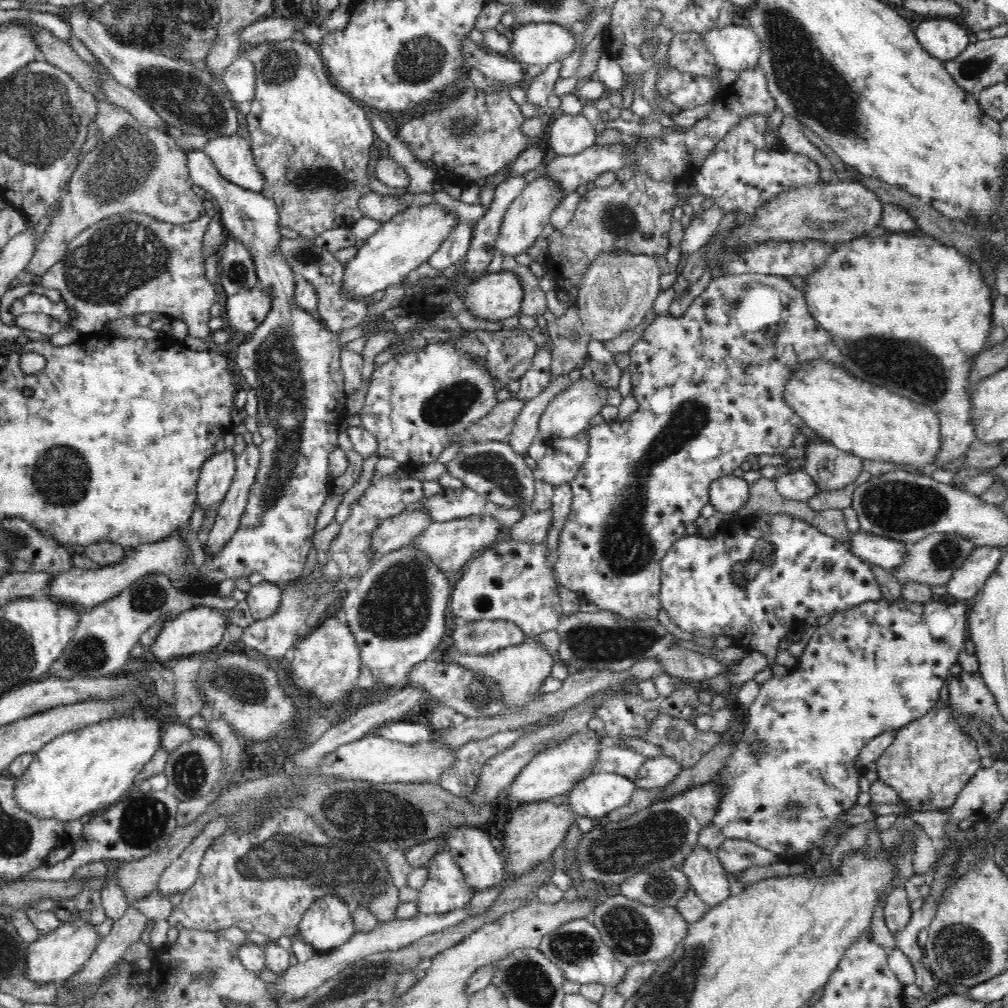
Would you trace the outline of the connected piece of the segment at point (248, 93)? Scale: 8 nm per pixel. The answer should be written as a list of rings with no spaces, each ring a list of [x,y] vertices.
[[[246,55],[236,56],[233,64],[226,68],[222,81],[235,103],[252,102],[255,95],[256,75],[254,64],[246,58]]]

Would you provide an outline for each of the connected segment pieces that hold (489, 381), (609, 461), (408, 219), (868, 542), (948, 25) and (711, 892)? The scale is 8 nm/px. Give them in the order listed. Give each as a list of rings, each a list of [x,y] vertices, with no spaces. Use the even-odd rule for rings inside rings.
[[[428,344],[420,350],[397,354],[381,367],[375,366],[364,407],[359,412],[363,428],[378,440],[380,458],[392,458],[400,465],[429,464],[456,436],[464,434],[480,418],[490,414],[500,404],[495,397],[498,383],[487,371],[482,360],[473,360],[469,354],[460,354],[451,344]]]
[[[744,272],[744,274],[724,274],[720,278],[713,278],[704,292],[697,296],[681,317],[672,315],[657,316],[643,332],[642,338],[628,352],[631,363],[629,371],[632,382],[631,395],[638,401],[638,410],[630,414],[623,422],[614,421],[604,423],[589,430],[589,457],[571,480],[572,510],[568,514],[568,521],[562,530],[558,543],[556,558],[556,581],[578,594],[590,604],[596,604],[600,609],[612,611],[622,615],[624,619],[657,619],[660,610],[661,562],[672,545],[686,536],[686,527],[700,516],[700,510],[709,503],[709,488],[713,480],[731,475],[739,467],[746,467],[746,458],[751,454],[783,455],[793,447],[794,439],[804,427],[800,416],[792,411],[785,400],[787,383],[802,364],[812,360],[828,360],[838,368],[844,368],[844,357],[840,348],[832,339],[832,335],[824,330],[812,318],[808,309],[806,297],[800,288],[796,288],[781,276],[762,275]]]
[[[432,202],[427,205],[411,206],[404,209],[401,213],[393,216],[388,222],[382,223],[379,229],[365,240],[365,244],[357,248],[356,256],[346,262],[344,274],[342,276],[342,293],[346,298],[350,297],[372,297],[378,290],[386,290],[391,286],[397,286],[405,278],[413,278],[413,271],[422,266],[427,260],[440,248],[440,245],[448,234],[454,230],[454,226],[460,222],[460,219],[453,213],[448,213],[444,206],[438,202]]]
[[[858,530],[850,536],[849,550],[865,563],[892,571],[903,565],[909,544]]]
[[[934,17],[921,22],[914,34],[925,52],[940,61],[954,60],[969,46],[969,35],[958,18]]]
[[[698,843],[684,859],[682,871],[687,875],[691,888],[708,909],[718,906],[735,893],[735,886],[730,882],[717,853]]]

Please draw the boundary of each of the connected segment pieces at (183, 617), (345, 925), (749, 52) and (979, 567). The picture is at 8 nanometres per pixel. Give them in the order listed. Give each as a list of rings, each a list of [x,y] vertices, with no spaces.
[[[198,605],[187,611],[176,613],[170,621],[165,622],[155,638],[155,643],[148,648],[147,656],[152,654],[156,658],[156,664],[167,665],[168,660],[173,657],[205,654],[209,648],[214,648],[222,642],[226,634],[226,624],[228,624],[226,611],[213,607]]]
[[[328,895],[316,900],[303,915],[298,938],[317,952],[326,952],[343,946],[356,932],[347,904]]]
[[[744,22],[706,30],[700,35],[720,69],[727,68],[741,73],[756,67],[761,58],[761,43],[756,37],[756,31]]]
[[[994,546],[974,547],[962,566],[953,572],[952,578],[946,584],[947,594],[956,601],[975,598],[1004,553],[1004,550]]]

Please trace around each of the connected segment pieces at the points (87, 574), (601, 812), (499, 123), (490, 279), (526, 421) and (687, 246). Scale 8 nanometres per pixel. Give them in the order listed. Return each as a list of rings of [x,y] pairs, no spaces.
[[[194,149],[187,150],[188,170],[191,180],[196,186],[212,194],[218,202],[220,211],[218,217],[224,228],[225,235],[239,240],[251,252],[251,257],[257,274],[257,286],[271,292],[271,309],[262,321],[262,324],[253,332],[254,335],[247,343],[241,343],[236,350],[236,364],[240,368],[246,383],[256,392],[258,398],[257,422],[260,435],[264,442],[259,446],[261,460],[255,482],[249,492],[248,502],[242,514],[242,521],[233,538],[218,554],[209,554],[205,551],[205,567],[197,571],[191,560],[192,554],[184,547],[179,533],[171,535],[167,540],[154,544],[140,544],[134,548],[133,557],[124,558],[118,564],[98,567],[98,569],[72,568],[70,572],[64,572],[55,576],[44,589],[45,594],[52,600],[66,605],[82,606],[90,610],[108,599],[119,595],[120,591],[136,581],[142,580],[146,575],[162,573],[172,581],[174,587],[179,588],[182,580],[187,580],[183,591],[188,594],[201,593],[202,595],[214,594],[220,582],[226,579],[235,580],[241,576],[250,576],[253,572],[259,572],[264,581],[270,581],[279,585],[296,580],[302,576],[308,550],[314,540],[316,520],[320,508],[329,498],[329,490],[332,489],[332,479],[329,470],[330,454],[339,447],[338,434],[340,421],[348,417],[347,395],[344,389],[344,375],[341,369],[341,352],[338,335],[330,332],[322,326],[322,322],[312,316],[312,313],[304,311],[294,301],[294,286],[296,286],[294,271],[286,263],[284,255],[278,251],[280,244],[278,210],[272,200],[264,197],[261,192],[251,192],[232,184],[226,180],[220,171],[212,164],[206,151]]]
[[[593,772],[590,776],[580,780],[568,794],[570,808],[580,816],[588,816],[591,819],[602,818],[615,808],[620,808],[630,802],[636,789],[636,783],[625,776],[608,772]]]
[[[493,83],[493,87],[497,90],[495,94],[468,87],[461,97],[439,111],[413,118],[400,128],[398,140],[407,145],[416,160],[433,170],[442,186],[455,184],[465,189],[465,185],[481,183],[486,177],[506,170],[522,151],[539,140],[522,132],[525,118],[521,107],[509,96],[511,86]]]
[[[514,271],[486,273],[466,288],[464,305],[476,318],[501,321],[521,312],[524,296]]]
[[[568,373],[558,376],[558,378],[551,378],[550,382],[551,384],[540,395],[526,402],[518,420],[516,420],[516,426],[512,428],[512,436],[504,440],[520,457],[527,457],[532,441],[539,436],[540,418],[545,412],[545,408],[560,392],[564,392],[572,384]]]
[[[713,206],[701,215],[691,220],[691,223],[683,230],[684,235],[681,243],[681,254],[690,256],[697,252],[712,238],[716,232],[720,220],[724,218],[725,212],[719,206]]]

